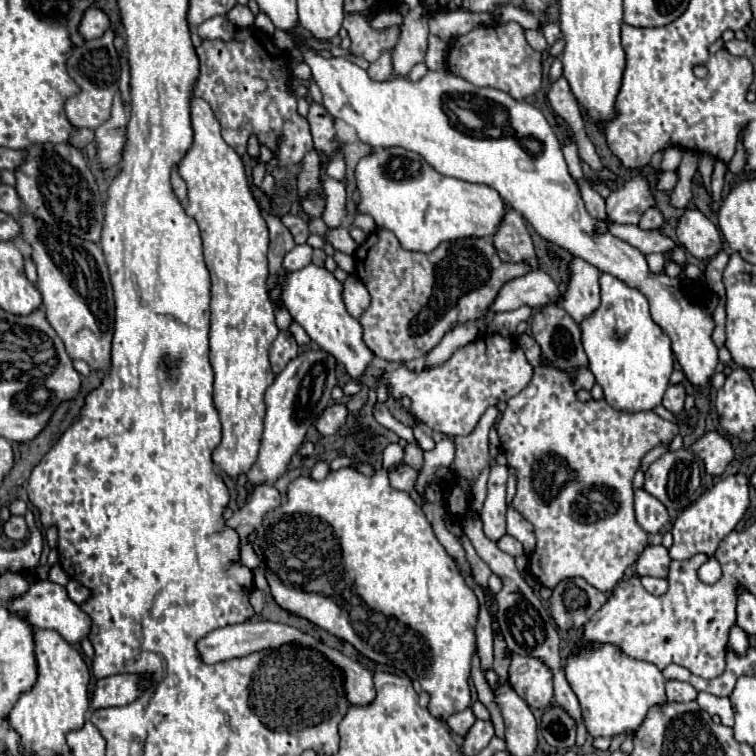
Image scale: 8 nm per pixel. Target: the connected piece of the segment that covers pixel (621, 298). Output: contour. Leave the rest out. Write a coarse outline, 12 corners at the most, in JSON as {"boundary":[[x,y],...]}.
{"boundary":[[600,276],[580,324],[614,410],[652,410],[674,370],[648,298]]}

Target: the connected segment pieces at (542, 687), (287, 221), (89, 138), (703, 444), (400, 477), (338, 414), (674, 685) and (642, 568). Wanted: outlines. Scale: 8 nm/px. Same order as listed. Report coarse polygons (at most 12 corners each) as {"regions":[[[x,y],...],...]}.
{"regions":[[[514,654],[510,682],[530,708],[554,698],[552,670]],[[286,214],[282,224],[290,230],[296,244],[308,238],[308,224],[302,218]],[[76,129],[70,144],[83,149],[95,138],[93,130]],[[706,432],[690,446],[710,476],[720,476],[734,458],[732,444]],[[398,464],[390,472],[390,484],[396,490],[410,492],[422,504],[416,494],[416,470],[408,464]],[[334,404],[316,422],[320,434],[336,434],[346,424],[348,408]],[[666,682],[668,702],[696,700],[698,692],[686,682]],[[646,544],[636,560],[638,576],[666,578],[668,548]]]}

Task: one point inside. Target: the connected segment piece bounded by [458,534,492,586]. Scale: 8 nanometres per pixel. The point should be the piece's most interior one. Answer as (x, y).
(481, 572)

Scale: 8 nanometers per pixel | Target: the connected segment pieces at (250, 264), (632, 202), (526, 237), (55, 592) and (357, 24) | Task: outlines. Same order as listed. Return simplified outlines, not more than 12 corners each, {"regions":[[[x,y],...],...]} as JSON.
{"regions":[[[202,98],[178,164],[212,278],[214,464],[256,462],[268,350],[268,226]],[[634,174],[606,198],[606,220],[610,224],[638,224],[654,206],[648,182]],[[510,206],[494,248],[504,262],[538,266],[524,218]],[[38,580],[10,608],[68,644],[90,632],[90,616],[66,588]],[[344,14],[350,52],[374,62],[392,52],[400,26],[374,30],[370,14]]]}

